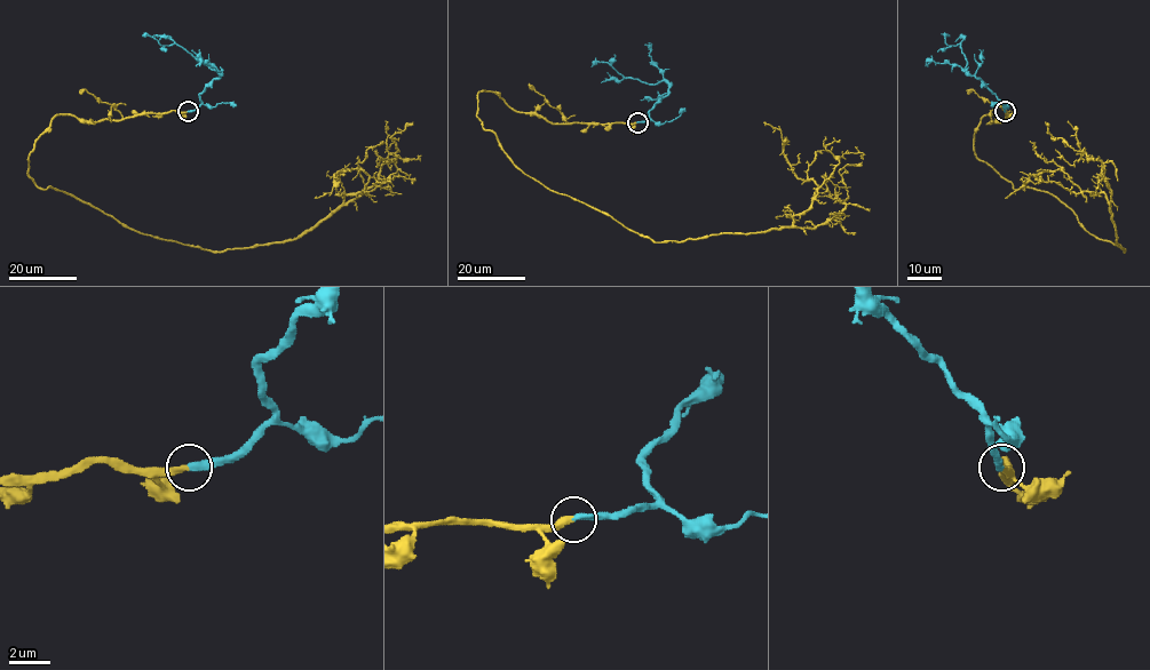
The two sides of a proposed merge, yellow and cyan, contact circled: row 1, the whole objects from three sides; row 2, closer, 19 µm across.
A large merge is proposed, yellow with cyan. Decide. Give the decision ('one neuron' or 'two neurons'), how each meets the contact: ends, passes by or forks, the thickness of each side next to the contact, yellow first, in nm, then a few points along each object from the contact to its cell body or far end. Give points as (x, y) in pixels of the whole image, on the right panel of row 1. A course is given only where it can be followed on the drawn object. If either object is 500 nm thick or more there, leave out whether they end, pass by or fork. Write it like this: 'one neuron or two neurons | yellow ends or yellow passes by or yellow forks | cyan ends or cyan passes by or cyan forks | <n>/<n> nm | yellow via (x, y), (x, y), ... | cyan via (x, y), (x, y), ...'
one neuron | yellow ends | cyan ends | 320/320 nm | yellow via (1005, 112), (981, 120), (977, 158), (1125, 250), (1107, 196), (1062, 168), (1005, 198) | cyan via (1005, 112), (994, 94), (964, 70), (967, 63), (961, 45), (949, 46), (944, 36), (949, 37)

